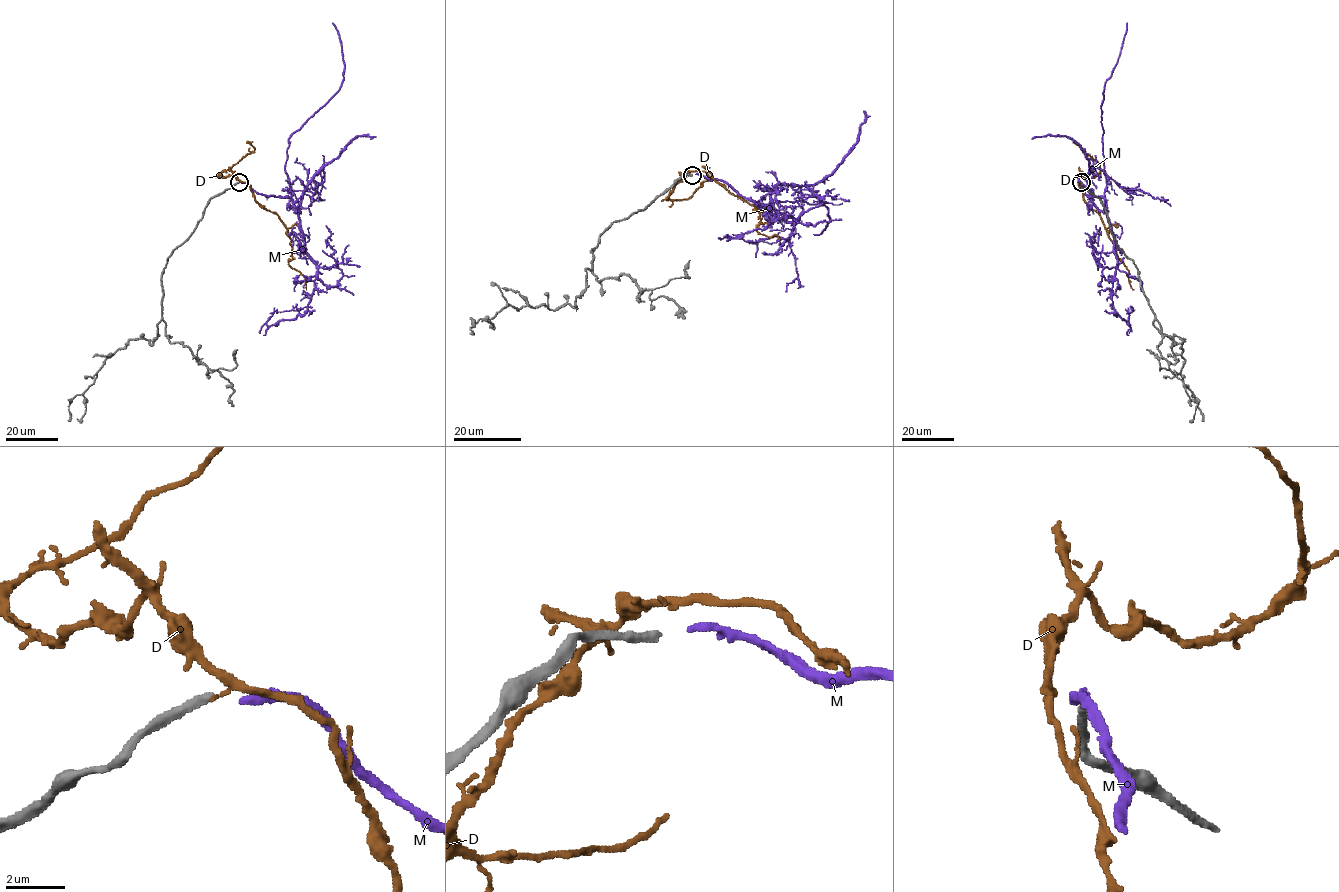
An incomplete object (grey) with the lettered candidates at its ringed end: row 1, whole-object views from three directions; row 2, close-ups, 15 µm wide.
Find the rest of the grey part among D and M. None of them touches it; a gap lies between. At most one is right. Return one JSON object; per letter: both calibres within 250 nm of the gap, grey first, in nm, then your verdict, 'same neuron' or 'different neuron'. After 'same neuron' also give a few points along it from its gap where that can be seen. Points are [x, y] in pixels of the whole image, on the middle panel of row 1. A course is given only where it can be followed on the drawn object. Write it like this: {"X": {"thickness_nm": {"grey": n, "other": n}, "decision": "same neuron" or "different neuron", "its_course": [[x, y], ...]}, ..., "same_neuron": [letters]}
{"D": {"thickness_nm": {"grey": 280, "other": 200}, "decision": "different neuron"}, "M": {"thickness_nm": {"grey": 280, "other": 260}, "decision": "same neuron", "its_course": [[695, 174], [725, 181], [776, 217], [793, 219], [786, 214], [764, 229], [728, 237], [769, 243], [787, 239]]}, "same_neuron": ["M"]}

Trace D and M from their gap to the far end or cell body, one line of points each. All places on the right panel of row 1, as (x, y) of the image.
D: (1078, 182), (1083, 199), (1098, 213), (1118, 258), (1129, 272), (1127, 275), (1133, 289)
M: (1080, 182), (1085, 194), (1104, 199), (1117, 261), (1114, 311), (1130, 326), (1130, 307)

